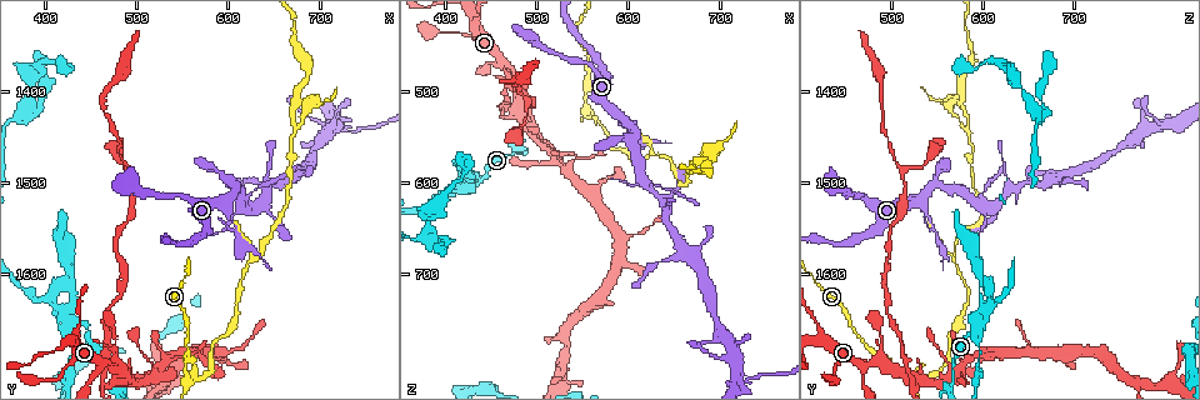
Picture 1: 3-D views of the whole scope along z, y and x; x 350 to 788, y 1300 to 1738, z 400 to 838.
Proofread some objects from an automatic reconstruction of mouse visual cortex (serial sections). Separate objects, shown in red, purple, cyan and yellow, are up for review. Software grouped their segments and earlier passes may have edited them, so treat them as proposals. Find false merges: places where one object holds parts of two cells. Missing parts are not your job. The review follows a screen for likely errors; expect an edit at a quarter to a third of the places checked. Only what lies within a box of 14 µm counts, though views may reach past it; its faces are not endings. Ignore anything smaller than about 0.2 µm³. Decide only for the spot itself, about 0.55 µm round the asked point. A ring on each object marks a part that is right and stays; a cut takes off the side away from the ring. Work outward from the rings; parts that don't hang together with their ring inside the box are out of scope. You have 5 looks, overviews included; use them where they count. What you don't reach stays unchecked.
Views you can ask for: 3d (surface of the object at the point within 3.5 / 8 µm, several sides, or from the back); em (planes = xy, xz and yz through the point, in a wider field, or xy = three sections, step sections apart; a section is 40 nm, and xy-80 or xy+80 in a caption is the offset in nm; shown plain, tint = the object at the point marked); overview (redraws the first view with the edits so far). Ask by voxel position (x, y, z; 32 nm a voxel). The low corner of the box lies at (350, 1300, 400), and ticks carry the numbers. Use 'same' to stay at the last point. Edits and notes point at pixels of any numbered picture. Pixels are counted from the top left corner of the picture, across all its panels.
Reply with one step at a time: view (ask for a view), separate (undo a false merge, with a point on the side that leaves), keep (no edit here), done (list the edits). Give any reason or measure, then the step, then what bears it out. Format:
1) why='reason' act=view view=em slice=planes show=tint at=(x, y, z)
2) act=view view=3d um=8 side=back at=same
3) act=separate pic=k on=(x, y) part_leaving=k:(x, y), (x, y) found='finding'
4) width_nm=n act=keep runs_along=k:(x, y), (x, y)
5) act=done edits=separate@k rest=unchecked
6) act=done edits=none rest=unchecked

act=view view=3d um=3.5 at=(560, 1715, 525)

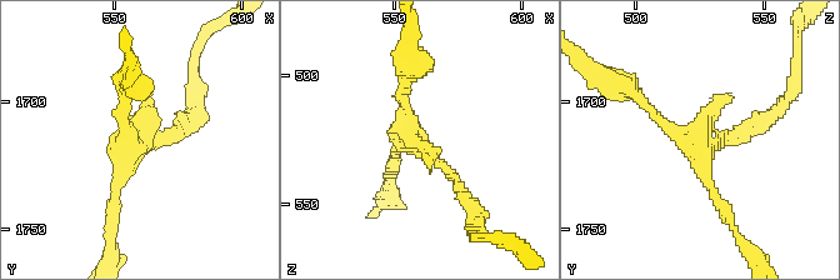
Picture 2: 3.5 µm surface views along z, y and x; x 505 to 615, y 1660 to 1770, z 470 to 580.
why='need the tissue' act=view view=em slice=xy step=1 show=tint at=(556, 1716, 524)

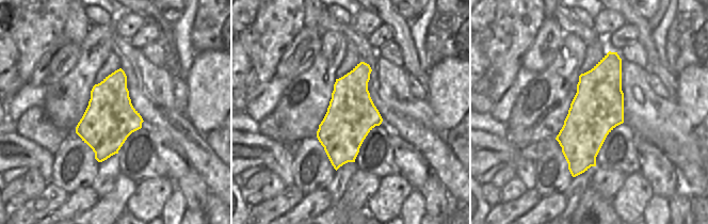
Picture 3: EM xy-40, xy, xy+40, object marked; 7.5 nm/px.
width_nm=380 act=separate pic=2 on=(753, 126) part_leaving=2:(714, 143), (769, 120), (798, 81) found='two cells meet here'

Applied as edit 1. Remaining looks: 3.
act=view view=overview

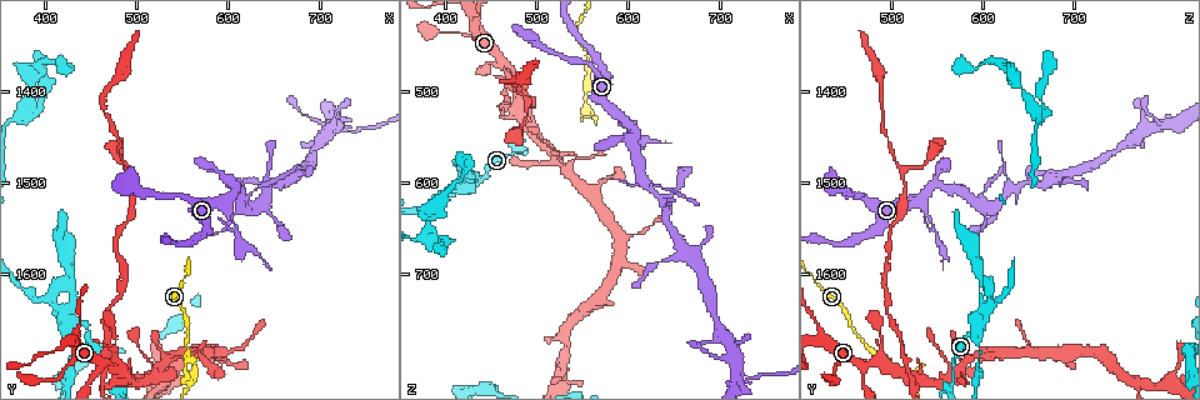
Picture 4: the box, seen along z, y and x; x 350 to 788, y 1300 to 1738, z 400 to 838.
why='sharp bend' act=view view=3d um=3.5 at=(480, 1715, 525)

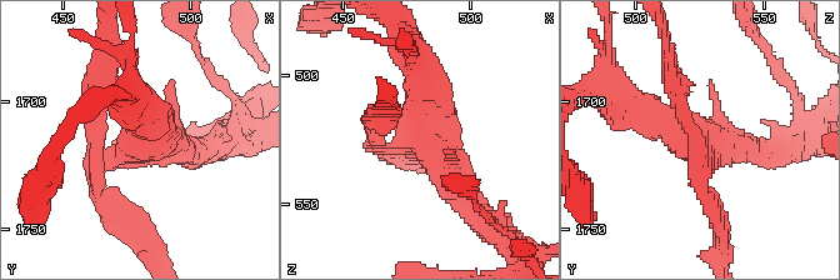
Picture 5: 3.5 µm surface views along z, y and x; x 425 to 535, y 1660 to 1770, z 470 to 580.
act=separate pic=5 on=(705, 199) part_leaving=5:(708, 158), (675, 104), (666, 50) found='a second cell is stuck on'

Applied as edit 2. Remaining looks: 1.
act=done edits=separate@2,separate@5 rest=unchecked

